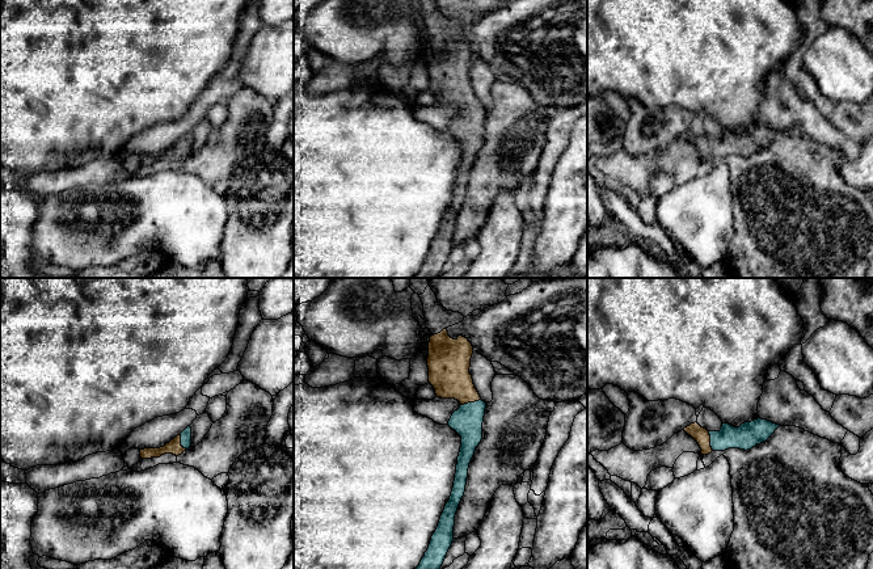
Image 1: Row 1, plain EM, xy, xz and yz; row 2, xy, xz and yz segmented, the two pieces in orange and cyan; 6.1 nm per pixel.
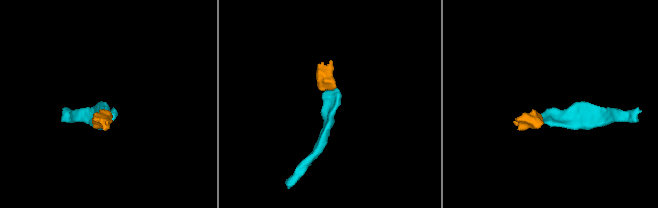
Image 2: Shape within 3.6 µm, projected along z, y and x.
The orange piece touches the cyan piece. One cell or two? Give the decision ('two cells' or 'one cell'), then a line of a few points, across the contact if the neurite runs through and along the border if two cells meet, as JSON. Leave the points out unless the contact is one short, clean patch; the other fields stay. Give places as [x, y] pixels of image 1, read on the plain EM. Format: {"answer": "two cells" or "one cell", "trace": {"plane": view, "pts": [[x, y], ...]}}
{"answer": "one cell", "trace": {"plane": "xz", "pts": [[448, 74], [450, 83], [471, 108], [471, 121], [467, 127]]}}

